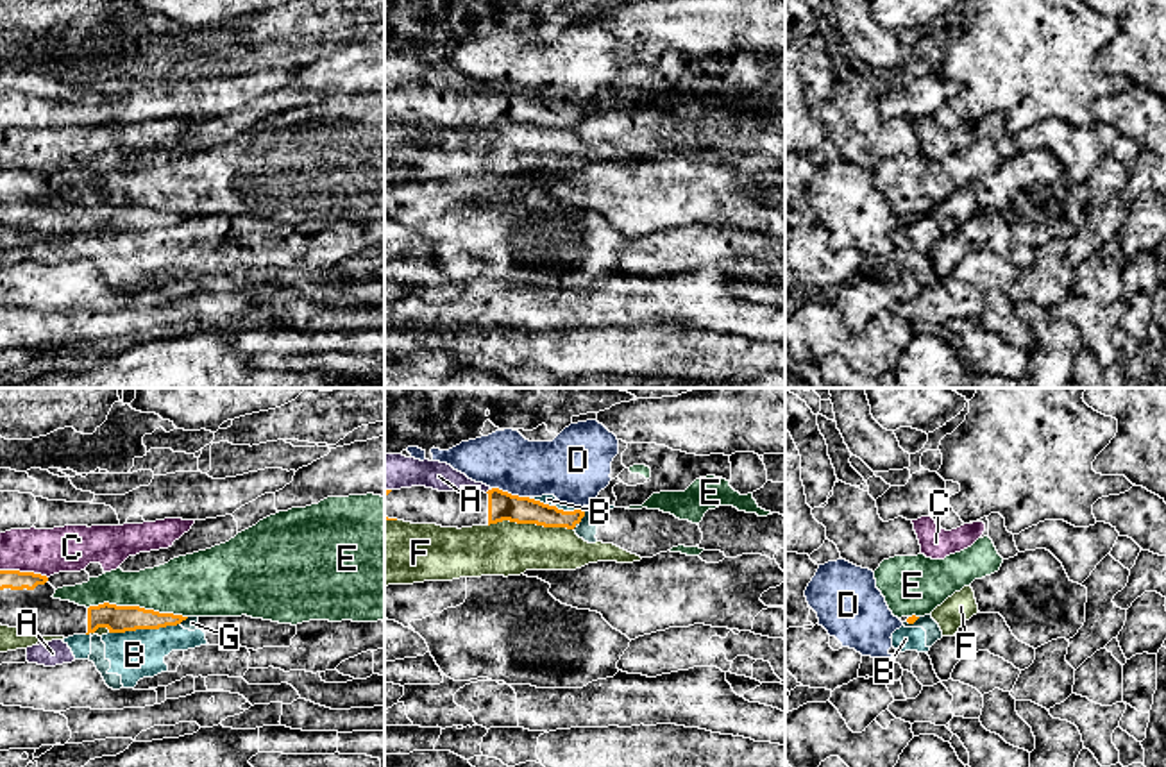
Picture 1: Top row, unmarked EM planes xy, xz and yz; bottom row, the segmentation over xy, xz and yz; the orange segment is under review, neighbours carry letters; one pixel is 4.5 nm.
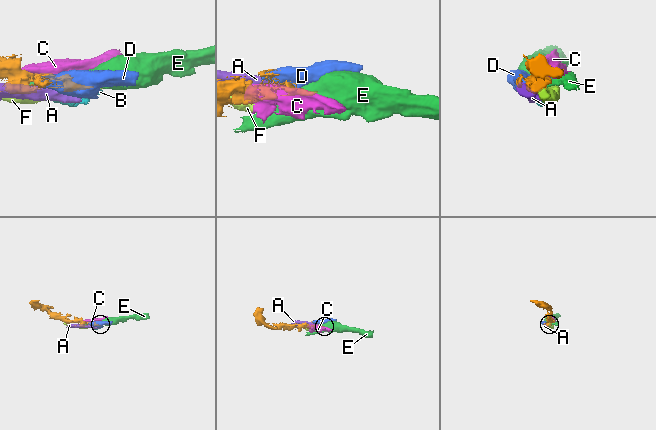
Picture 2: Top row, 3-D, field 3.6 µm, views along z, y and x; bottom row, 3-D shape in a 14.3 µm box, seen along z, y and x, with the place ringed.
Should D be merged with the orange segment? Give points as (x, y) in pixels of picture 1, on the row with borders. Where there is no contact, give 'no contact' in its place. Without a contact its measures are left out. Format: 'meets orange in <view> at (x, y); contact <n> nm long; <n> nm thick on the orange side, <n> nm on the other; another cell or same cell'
meets orange in xz at (510, 494); contact 180 nm long; 130 nm thick on the orange side, 260 nm on the other; same cell

